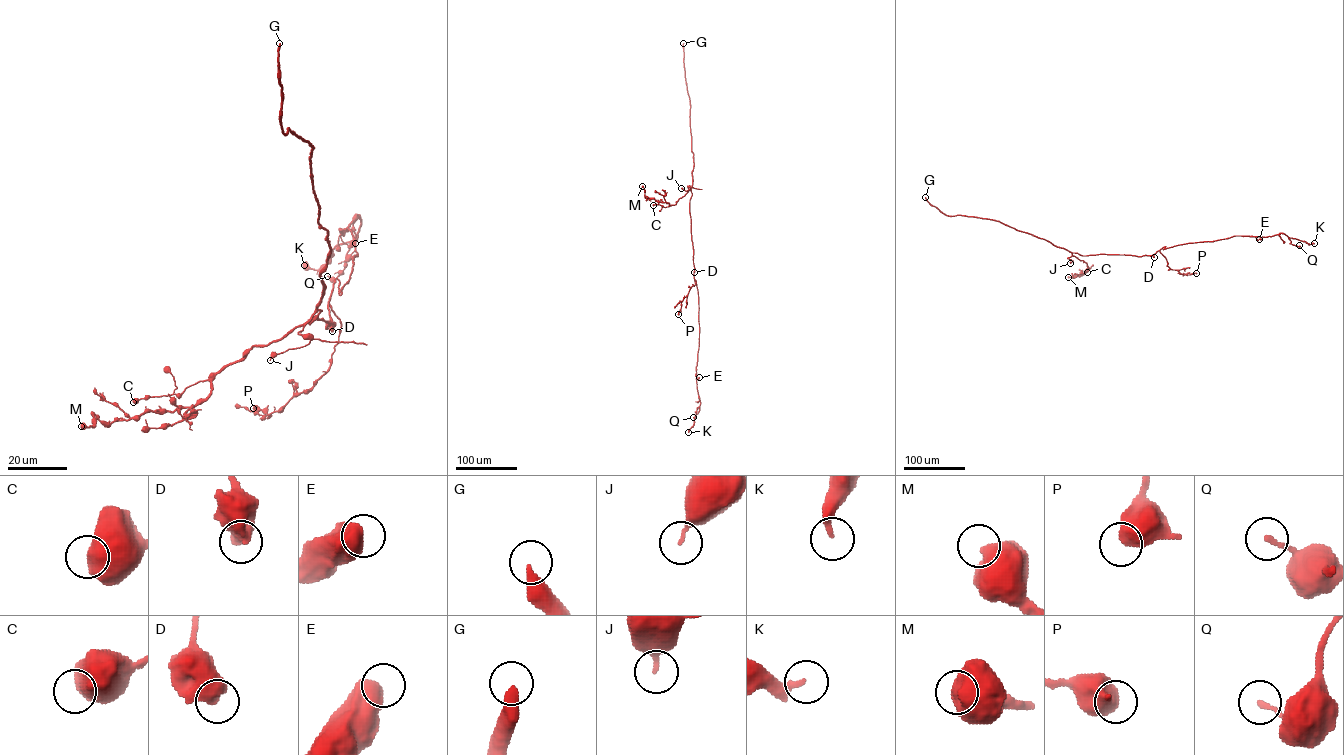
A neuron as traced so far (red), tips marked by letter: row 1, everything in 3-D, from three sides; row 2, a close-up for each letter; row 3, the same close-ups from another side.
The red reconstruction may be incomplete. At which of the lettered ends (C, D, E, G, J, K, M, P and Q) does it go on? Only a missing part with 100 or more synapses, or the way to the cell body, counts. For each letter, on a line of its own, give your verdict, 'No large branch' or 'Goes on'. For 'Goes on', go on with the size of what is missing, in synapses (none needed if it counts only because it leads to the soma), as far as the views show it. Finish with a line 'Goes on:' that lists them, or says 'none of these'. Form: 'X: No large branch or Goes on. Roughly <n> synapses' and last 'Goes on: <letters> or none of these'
C: No large branch
D: No large branch
E: No large branch
G: Goes on. Roughly 1500 synapses
J: No large branch
K: No large branch
M: No large branch
P: No large branch
Q: No large branch
Goes on: G

